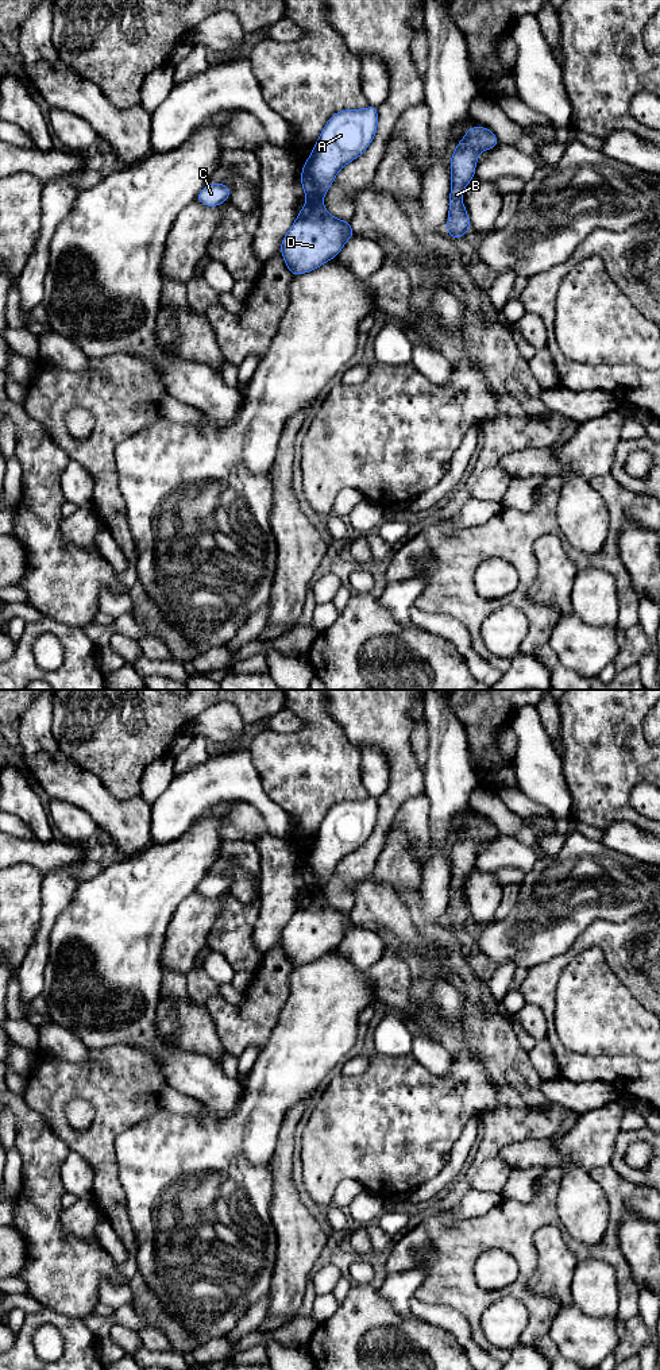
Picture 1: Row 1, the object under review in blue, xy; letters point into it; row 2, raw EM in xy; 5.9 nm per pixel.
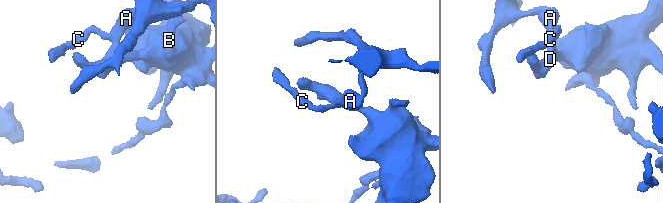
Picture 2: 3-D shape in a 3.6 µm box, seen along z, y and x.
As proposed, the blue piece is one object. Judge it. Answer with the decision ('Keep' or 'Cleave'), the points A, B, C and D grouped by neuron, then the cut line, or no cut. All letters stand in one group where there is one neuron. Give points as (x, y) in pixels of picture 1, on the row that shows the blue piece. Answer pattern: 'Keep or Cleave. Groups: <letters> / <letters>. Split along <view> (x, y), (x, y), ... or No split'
Cleave. Groups: A C / B D. Split along xy (308, 201), (320, 203)

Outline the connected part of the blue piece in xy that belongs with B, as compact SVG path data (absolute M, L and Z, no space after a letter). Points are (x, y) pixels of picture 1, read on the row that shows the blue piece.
M468 127L466 136L456 144L451 165L449 211L445 231L453 240L466 235L471 228L467 209L462 202L464 188L475 177L478 155L483 150L495 148L499 144L495 134L487 127Z

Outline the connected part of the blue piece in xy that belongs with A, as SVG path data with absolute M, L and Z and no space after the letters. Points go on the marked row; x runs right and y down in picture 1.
M378 107L344 109L333 113L301 170L308 202L320 204L337 173L359 158L375 138Z

